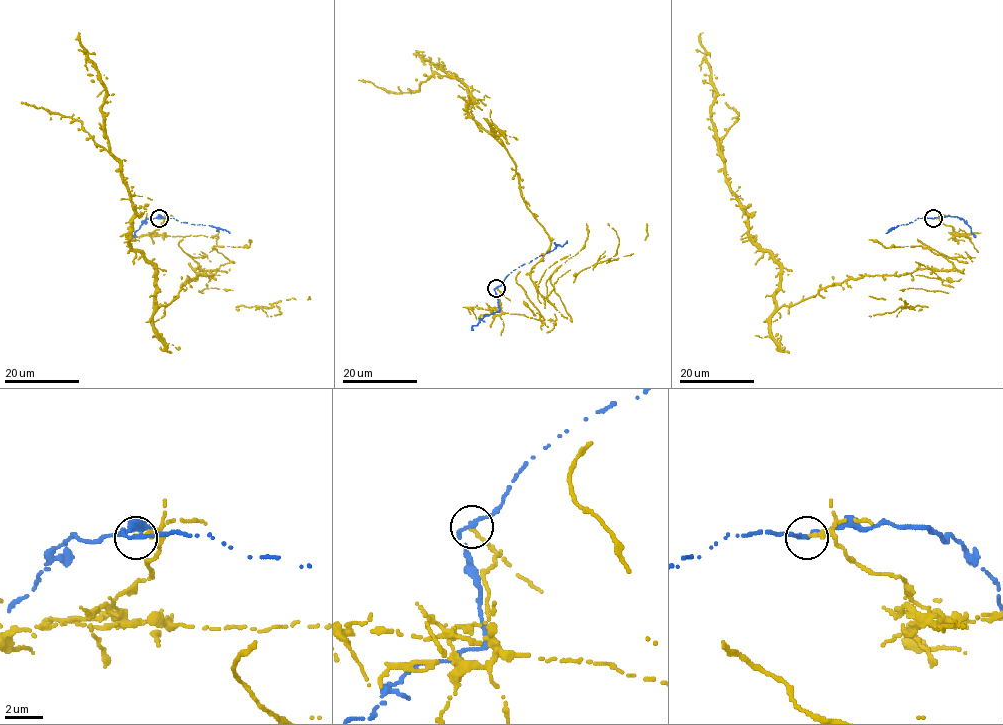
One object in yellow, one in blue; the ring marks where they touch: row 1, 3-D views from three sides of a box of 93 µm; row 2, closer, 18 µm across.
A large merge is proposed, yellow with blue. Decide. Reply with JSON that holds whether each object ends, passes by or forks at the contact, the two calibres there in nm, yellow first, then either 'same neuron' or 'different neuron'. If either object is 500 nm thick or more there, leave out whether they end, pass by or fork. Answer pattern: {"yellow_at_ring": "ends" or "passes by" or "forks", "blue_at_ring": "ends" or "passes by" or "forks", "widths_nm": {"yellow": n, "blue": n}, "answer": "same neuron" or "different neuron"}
{"yellow_at_ring": "ends", "blue_at_ring": "passes by", "widths_nm": {"yellow": 200, "blue": 240}, "answer": "different neuron"}

